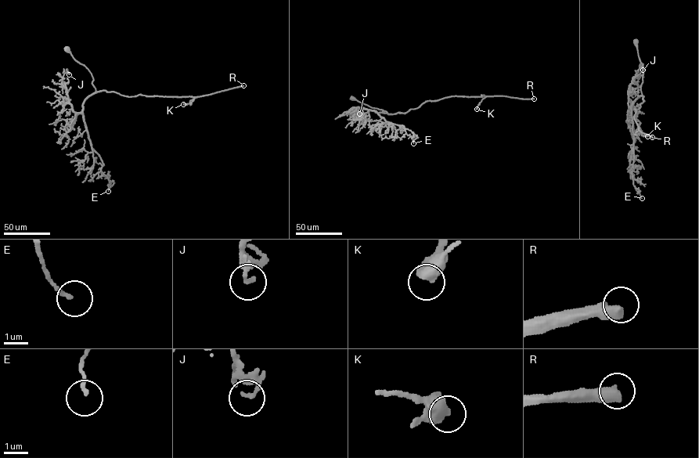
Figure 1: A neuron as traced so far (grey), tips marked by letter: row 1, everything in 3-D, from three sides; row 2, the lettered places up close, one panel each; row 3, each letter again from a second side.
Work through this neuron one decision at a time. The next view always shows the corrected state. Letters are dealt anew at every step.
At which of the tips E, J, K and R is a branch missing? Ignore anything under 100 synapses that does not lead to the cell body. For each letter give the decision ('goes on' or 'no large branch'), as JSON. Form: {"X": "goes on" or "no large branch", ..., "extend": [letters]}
{"E": "no large branch", "J": "no large branch", "K": "no large branch", "R": "goes on", "extend": ["R"]}

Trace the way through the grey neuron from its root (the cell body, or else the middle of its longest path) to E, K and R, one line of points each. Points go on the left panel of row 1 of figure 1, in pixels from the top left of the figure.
E: (67, 49), (93, 77), (95, 91), (83, 104), (83, 119), (103, 164), (101, 171), (113, 182), (108, 191)
K: (67, 49), (88, 70), (96, 91), (114, 91), (130, 97), (142, 94), (196, 97), (188, 104), (183, 104)
R: (67, 49), (88, 70), (96, 91), (114, 91), (130, 97), (142, 94), (199, 96), (243, 85)

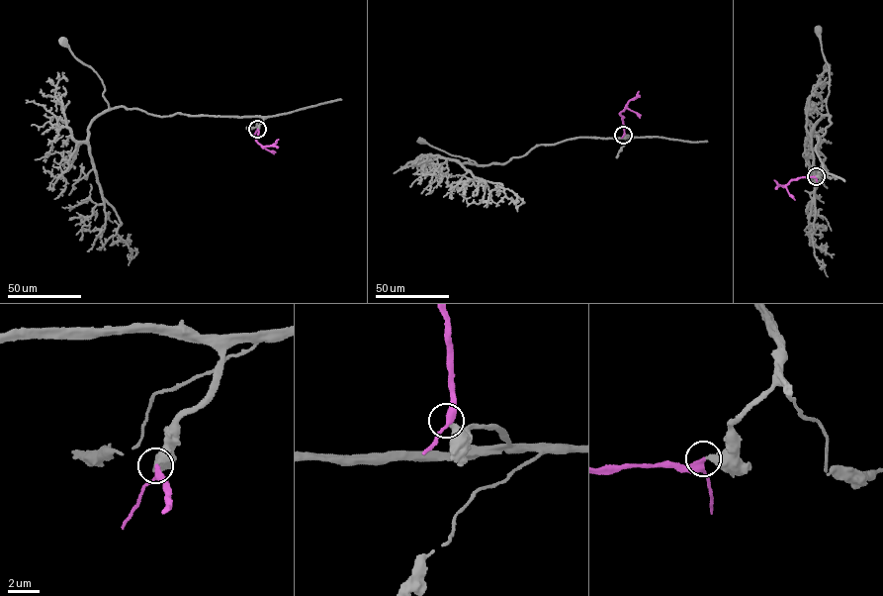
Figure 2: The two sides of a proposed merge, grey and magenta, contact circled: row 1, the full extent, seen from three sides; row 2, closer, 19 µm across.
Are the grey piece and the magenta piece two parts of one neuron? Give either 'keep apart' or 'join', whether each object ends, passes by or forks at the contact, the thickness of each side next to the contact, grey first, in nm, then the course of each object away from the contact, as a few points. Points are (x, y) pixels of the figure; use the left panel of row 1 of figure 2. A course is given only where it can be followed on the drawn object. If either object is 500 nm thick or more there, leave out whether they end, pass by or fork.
join; grey ends; magenta passes by; calibres 300 and 320 nm; course grey (257, 129), (263, 119), (258, 116), (178, 113), (161, 117), (137, 109), (110, 108), (101, 78), (64, 42); course magenta (257, 129), (256, 140), (263, 147), (273, 145), (278, 139)

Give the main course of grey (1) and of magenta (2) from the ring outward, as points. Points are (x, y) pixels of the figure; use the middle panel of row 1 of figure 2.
1: (624, 135), (629, 137), (579, 138), (536, 145), (503, 163), (478, 165), (422, 141)
2: (624, 135), (620, 112), (639, 91)

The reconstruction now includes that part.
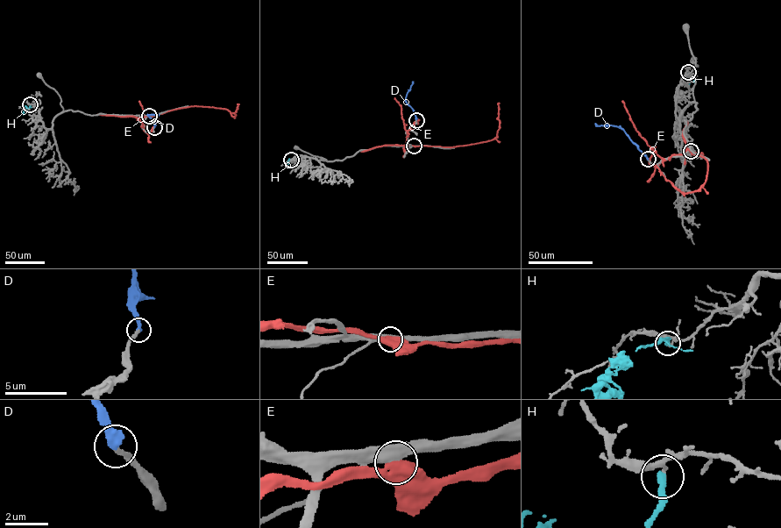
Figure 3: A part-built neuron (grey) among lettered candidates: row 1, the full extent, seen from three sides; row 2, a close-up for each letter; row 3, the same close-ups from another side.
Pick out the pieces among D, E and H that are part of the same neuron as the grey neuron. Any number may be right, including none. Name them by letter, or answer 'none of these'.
D

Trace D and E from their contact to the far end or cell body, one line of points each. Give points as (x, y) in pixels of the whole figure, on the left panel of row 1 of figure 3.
D: (154, 127), (155, 121), (148, 115), (158, 114)
E: (149, 116), (197, 106), (225, 109), (234, 117), (239, 103)

